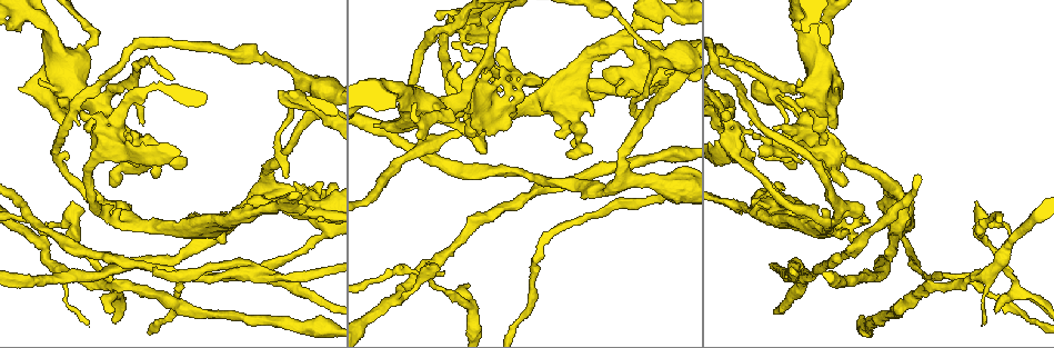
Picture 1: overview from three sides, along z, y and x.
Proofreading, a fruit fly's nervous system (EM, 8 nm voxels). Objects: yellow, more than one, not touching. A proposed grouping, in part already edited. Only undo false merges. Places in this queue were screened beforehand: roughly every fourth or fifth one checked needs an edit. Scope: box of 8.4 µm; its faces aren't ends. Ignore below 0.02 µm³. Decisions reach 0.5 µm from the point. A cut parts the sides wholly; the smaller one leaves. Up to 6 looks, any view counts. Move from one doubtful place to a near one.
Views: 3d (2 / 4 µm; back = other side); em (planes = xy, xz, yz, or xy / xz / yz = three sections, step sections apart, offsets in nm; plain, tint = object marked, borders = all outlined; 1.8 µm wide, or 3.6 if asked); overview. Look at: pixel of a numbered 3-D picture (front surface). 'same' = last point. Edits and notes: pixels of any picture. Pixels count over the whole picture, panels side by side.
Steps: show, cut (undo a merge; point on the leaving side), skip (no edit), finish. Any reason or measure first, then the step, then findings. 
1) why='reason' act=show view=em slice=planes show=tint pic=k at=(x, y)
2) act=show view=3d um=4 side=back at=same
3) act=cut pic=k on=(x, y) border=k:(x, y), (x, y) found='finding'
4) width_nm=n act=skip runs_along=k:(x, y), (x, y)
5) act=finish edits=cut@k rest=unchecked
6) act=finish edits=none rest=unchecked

why='a narrow waist' act=show view=3d um=2 side=back pic=1 at=(278, 61)

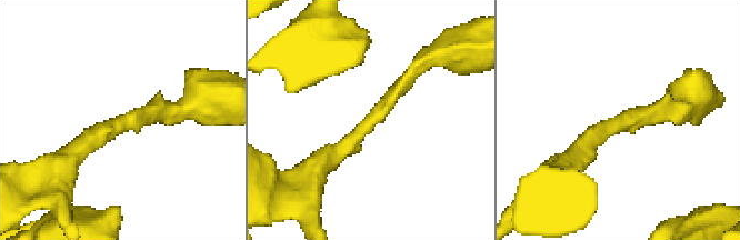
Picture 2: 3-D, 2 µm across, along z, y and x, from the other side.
arm_widths_nm=170,200 act=show view=em slice=planes show=tint pic=2 at=(624, 120)

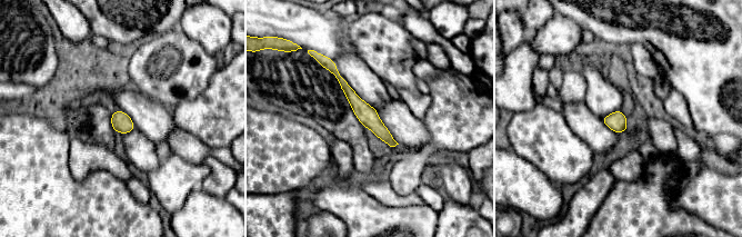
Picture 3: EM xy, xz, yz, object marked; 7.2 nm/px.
width_nm=140 act=skip runs_along=3:(332, 67), (358, 106), (392, 144) found='all the same neuron'

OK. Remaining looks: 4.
act=show view=3d um=4 pic=1 at=(736, 149)

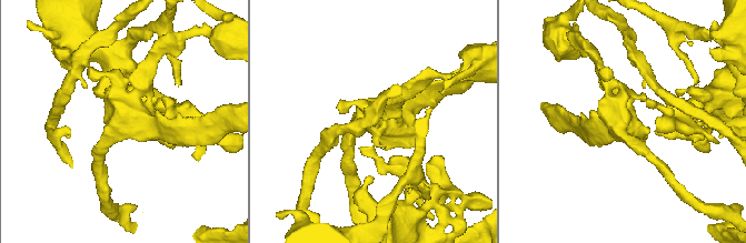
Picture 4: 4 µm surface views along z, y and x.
act=show view=em slice=yz step=16 show=tint pic=4 at=(130, 121)

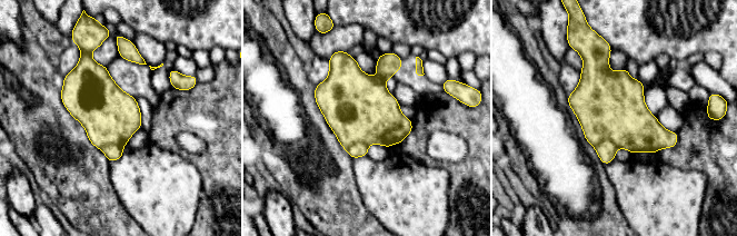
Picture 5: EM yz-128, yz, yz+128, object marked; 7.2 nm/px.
act=show view=em slice=planes show=tint at=same

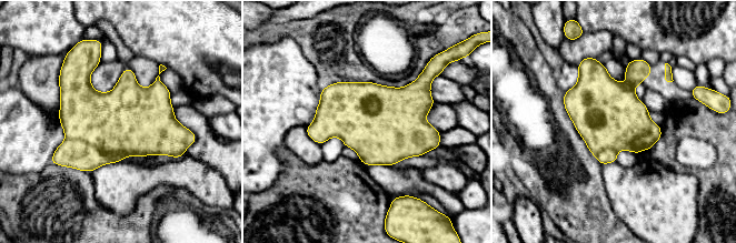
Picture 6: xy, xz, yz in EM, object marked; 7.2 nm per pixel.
act=skip found='continuous, no second neuron'

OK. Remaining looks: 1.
why='three-way junction' act=show view=em slice=xz step=8 show=tint pic=1 at=(836, 214)

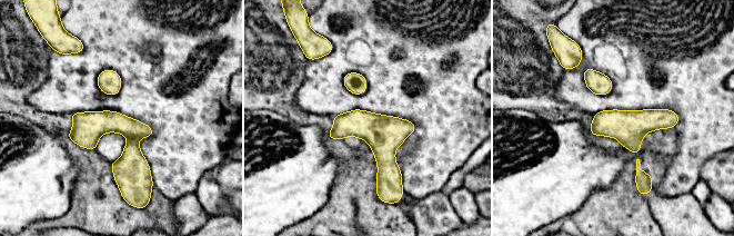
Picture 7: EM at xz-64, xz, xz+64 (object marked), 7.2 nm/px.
width_nm=170 act=skip runs_along=7:(76, 115), (131, 136), (128, 185) found='continuous, no second neuron'

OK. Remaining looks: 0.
act=finish edits=none rest=unchecked

